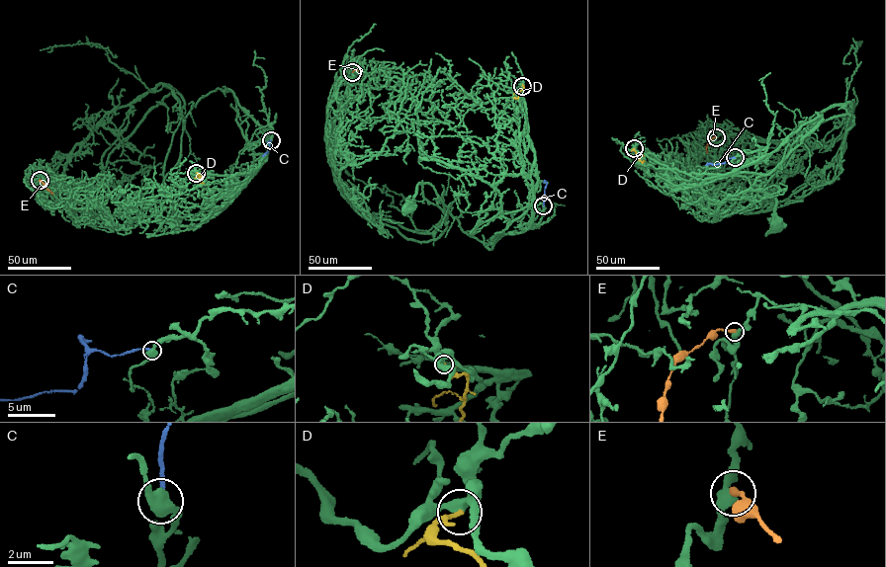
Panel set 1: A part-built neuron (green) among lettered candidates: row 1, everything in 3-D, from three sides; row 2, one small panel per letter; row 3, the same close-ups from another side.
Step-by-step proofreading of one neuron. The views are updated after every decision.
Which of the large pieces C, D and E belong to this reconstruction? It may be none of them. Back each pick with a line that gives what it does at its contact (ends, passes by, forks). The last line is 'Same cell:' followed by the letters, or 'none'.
Same cell: none

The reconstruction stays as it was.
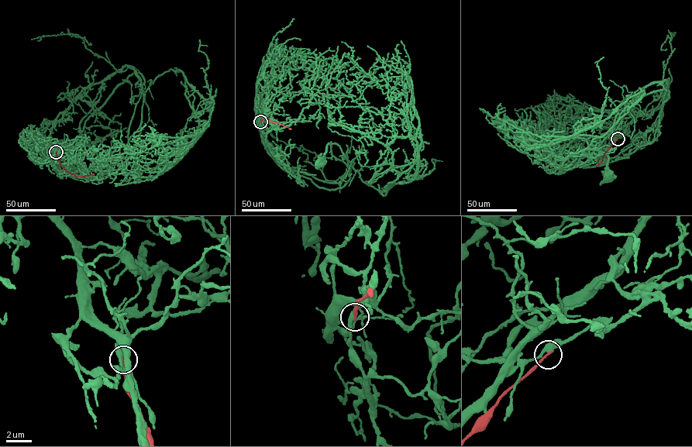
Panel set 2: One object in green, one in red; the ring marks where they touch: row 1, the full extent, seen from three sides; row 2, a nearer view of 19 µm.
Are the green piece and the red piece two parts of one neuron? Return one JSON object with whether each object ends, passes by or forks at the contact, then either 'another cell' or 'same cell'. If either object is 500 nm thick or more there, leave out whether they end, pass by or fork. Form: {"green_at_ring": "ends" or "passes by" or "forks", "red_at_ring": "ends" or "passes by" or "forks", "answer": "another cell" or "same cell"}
{"green_at_ring": "passes by", "red_at_ring": "ends", "answer": "another cell"}

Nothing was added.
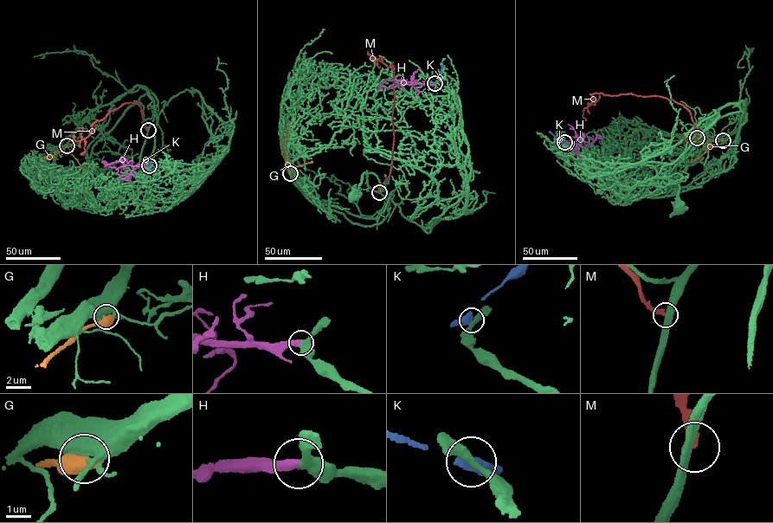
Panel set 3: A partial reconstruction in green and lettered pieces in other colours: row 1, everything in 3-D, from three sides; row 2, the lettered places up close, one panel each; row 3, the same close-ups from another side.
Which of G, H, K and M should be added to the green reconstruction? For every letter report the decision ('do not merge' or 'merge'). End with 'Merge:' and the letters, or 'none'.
G: do not merge
H: merge
K: do not merge
M: do not merge
Merge: H

